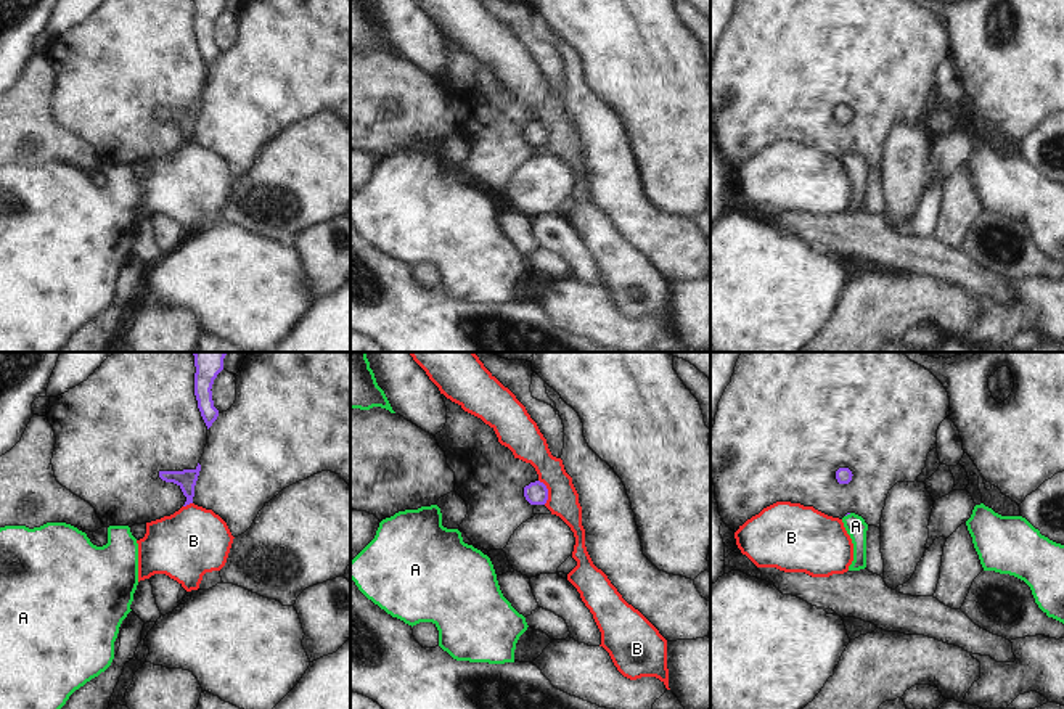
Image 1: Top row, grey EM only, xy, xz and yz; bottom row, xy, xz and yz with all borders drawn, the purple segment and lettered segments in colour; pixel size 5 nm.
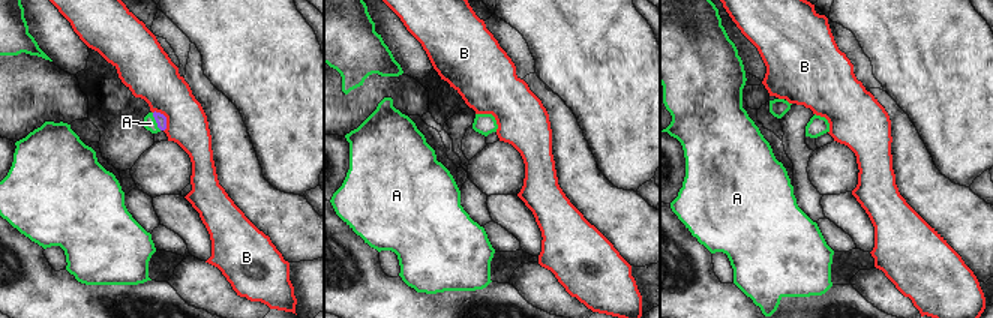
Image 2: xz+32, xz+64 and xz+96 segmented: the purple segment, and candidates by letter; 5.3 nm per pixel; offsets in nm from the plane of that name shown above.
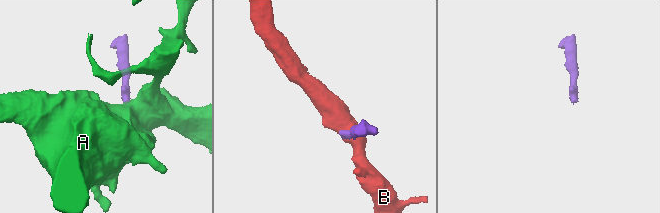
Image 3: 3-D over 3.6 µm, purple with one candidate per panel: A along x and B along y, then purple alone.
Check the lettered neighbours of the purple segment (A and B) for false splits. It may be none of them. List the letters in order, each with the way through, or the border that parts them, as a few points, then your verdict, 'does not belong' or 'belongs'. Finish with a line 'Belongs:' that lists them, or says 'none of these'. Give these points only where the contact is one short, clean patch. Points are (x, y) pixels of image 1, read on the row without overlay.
A: runs through yz (847, 153), (855, 166); belongs
B: border along xz (539, 119), (547, 129), (545, 143); does not belong
Belongs: A

